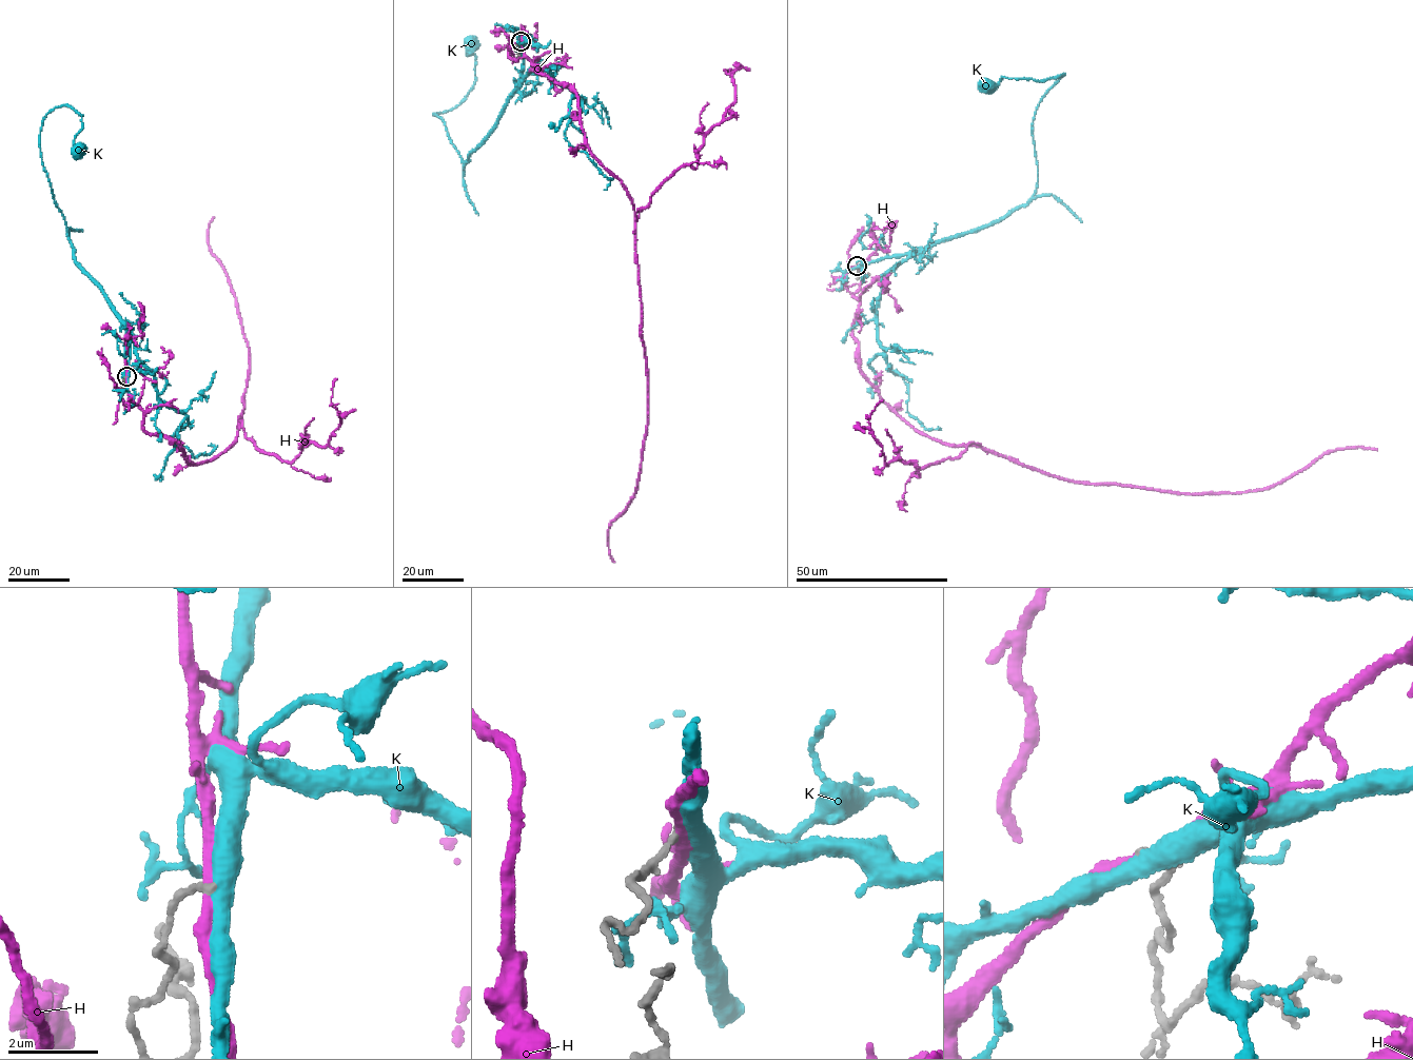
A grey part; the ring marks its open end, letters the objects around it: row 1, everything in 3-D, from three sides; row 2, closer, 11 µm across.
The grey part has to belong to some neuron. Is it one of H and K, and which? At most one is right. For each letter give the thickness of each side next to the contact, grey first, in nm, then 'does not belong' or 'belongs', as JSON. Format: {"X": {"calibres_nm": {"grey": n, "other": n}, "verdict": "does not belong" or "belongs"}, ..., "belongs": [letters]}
{"H": {"calibres_nm": {"grey": 150, "other": 260}, "verdict": "does not belong"}, "K": {"calibres_nm": {"grey": 140, "other": 420}, "verdict": "does not belong"}, "belongs": []}

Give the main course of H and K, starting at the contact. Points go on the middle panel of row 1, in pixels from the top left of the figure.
H: (519, 42), (538, 73), (572, 91), (586, 143), (633, 210), (647, 421), (636, 490), (609, 528), (613, 562)
K: (519, 41), (517, 89), (498, 122), (462, 161), (443, 117), (433, 113), (454, 108), (472, 85), (471, 45)

